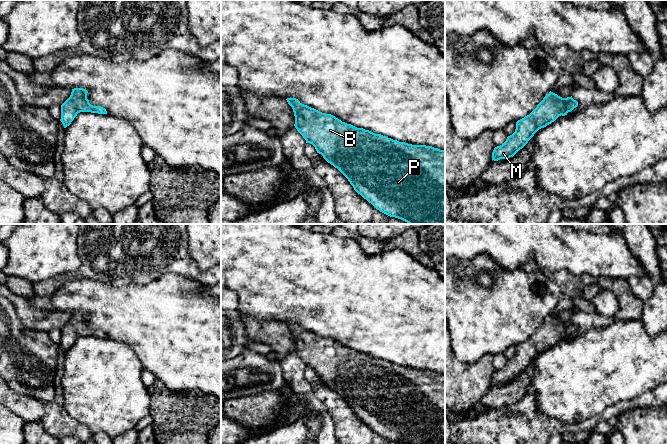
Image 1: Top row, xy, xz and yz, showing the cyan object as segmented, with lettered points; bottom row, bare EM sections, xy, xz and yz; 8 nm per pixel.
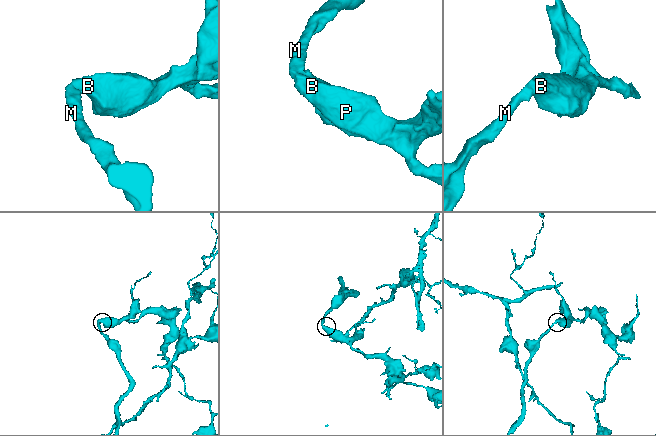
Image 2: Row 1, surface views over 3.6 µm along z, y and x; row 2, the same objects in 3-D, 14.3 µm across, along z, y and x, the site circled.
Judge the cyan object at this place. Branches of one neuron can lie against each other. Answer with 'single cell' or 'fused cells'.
single cell

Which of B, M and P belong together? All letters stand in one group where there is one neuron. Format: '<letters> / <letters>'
B M P

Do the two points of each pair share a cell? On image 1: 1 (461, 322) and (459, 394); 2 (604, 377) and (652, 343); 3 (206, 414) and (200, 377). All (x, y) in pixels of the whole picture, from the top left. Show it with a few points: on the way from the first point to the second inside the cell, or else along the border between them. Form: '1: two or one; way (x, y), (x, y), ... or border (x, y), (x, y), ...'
1: two; border (455, 354), (470, 363), (483, 355)
2: one; way (616, 365), (621, 361), (634, 361), (640, 355)
3: two; border (180, 390), (198, 389), (210, 395)

